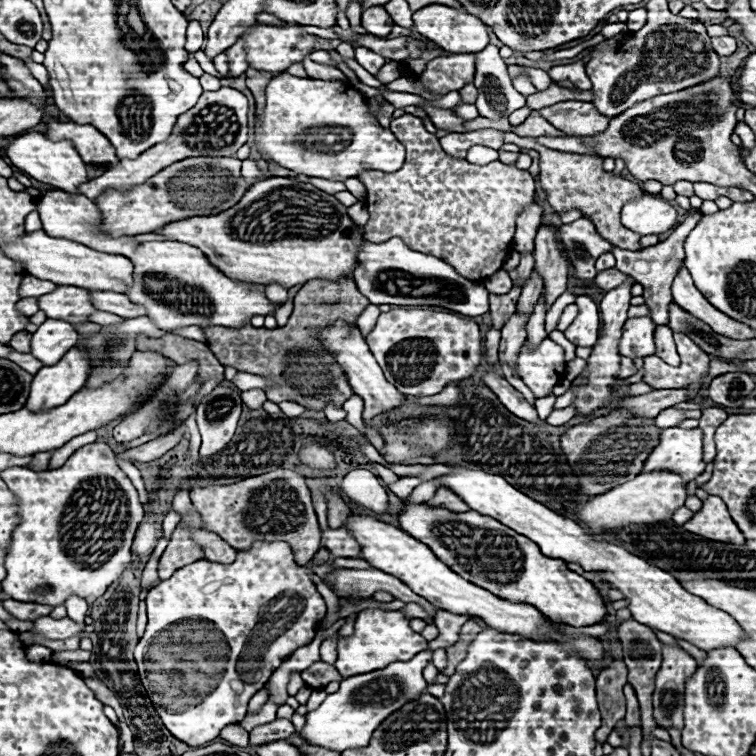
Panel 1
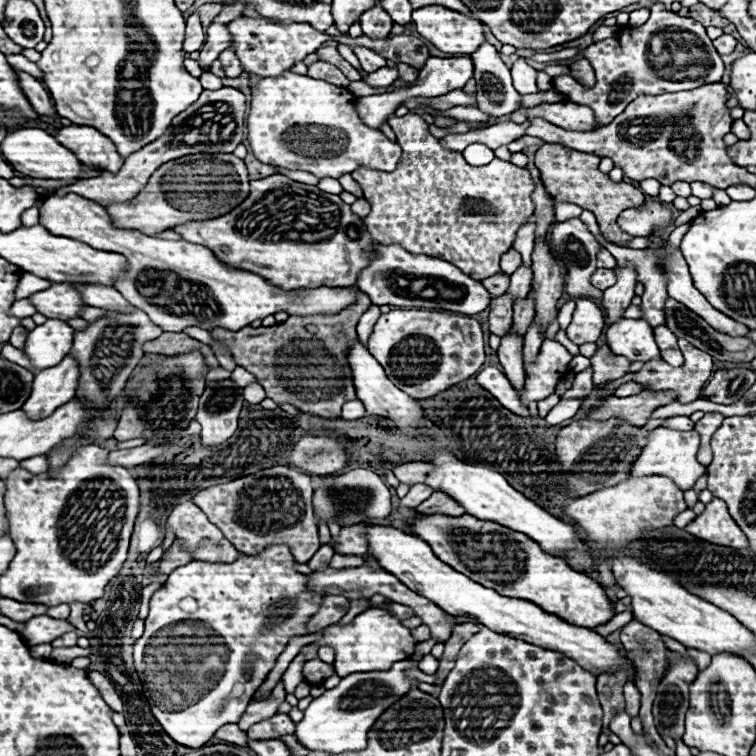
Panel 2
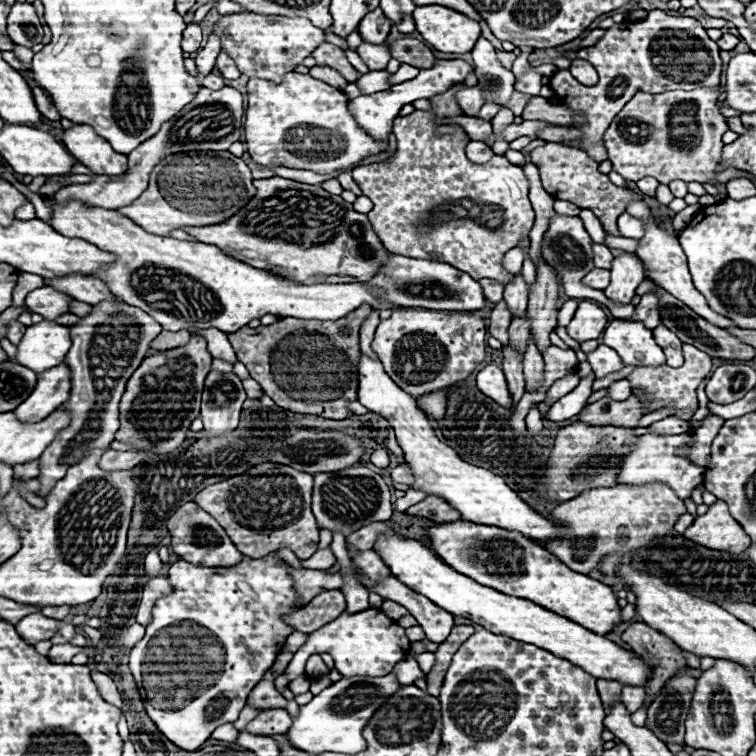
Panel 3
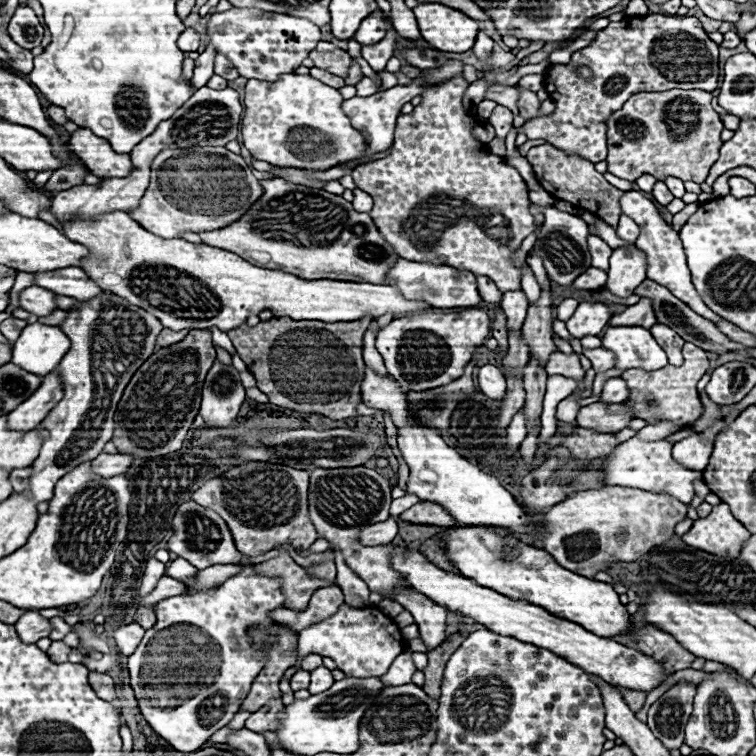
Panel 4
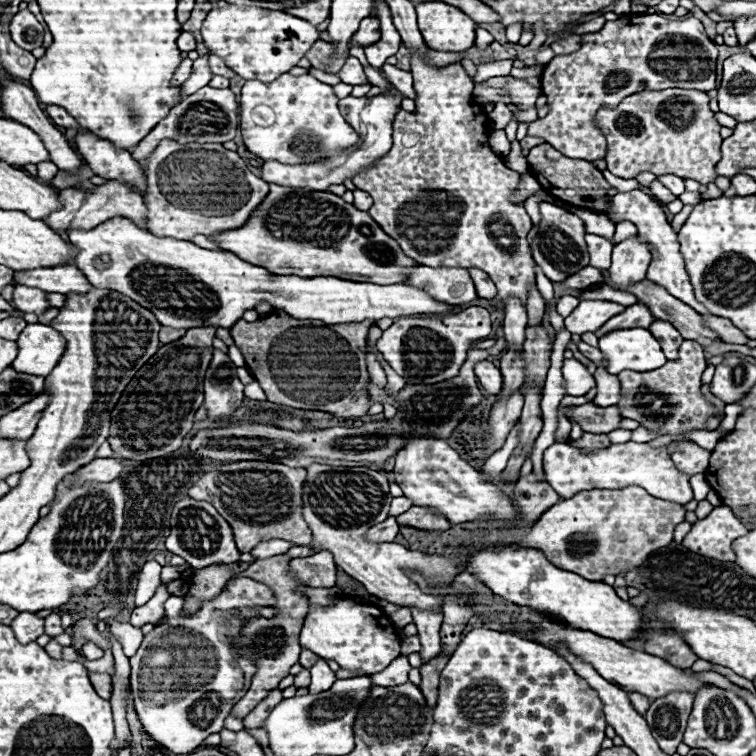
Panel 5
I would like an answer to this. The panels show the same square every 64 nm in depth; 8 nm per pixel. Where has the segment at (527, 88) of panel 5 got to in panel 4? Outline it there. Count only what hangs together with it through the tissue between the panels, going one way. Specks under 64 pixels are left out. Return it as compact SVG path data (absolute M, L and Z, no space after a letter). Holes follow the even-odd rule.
M520 90L520 102L518 102L518 106L520 106L520 114L522 114L526 120L540 116L540 104L542 104L542 102L538 100L538 96L536 96L534 92Z

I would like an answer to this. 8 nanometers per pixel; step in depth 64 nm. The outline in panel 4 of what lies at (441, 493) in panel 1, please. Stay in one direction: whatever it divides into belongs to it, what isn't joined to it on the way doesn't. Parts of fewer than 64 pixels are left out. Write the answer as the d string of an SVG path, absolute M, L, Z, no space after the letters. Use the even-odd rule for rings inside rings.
M418 502L412 508L408 508L406 512L400 514L402 520L408 520L412 524L432 524L432 526L456 526L458 522L436 502Z

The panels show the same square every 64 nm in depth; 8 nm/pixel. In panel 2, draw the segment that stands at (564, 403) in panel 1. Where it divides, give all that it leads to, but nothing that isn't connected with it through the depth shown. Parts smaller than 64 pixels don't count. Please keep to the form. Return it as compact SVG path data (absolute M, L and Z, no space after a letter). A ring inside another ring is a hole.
M588 367L583 372L576 374L571 389L566 391L564 395L561 397L561 399L586 397L588 393L594 389L592 375L593 369L591 367Z

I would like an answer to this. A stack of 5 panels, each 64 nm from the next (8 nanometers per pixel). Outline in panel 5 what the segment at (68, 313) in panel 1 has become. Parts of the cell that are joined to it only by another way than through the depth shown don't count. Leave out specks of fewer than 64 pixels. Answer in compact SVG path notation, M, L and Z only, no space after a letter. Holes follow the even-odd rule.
M16 286L14 288L14 306L22 312L34 312L34 314L44 314L50 304L46 300L46 294L44 290L38 290L38 288L30 288L30 286Z

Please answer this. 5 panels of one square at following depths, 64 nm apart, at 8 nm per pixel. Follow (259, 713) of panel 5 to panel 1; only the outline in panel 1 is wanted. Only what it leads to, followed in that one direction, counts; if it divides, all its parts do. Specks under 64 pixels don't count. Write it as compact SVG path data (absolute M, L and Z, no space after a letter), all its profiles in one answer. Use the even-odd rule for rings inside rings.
M276 718L270 724L258 726L250 732L250 746L260 746L266 742L276 742L276 740L286 740L294 732L294 726L286 718Z

